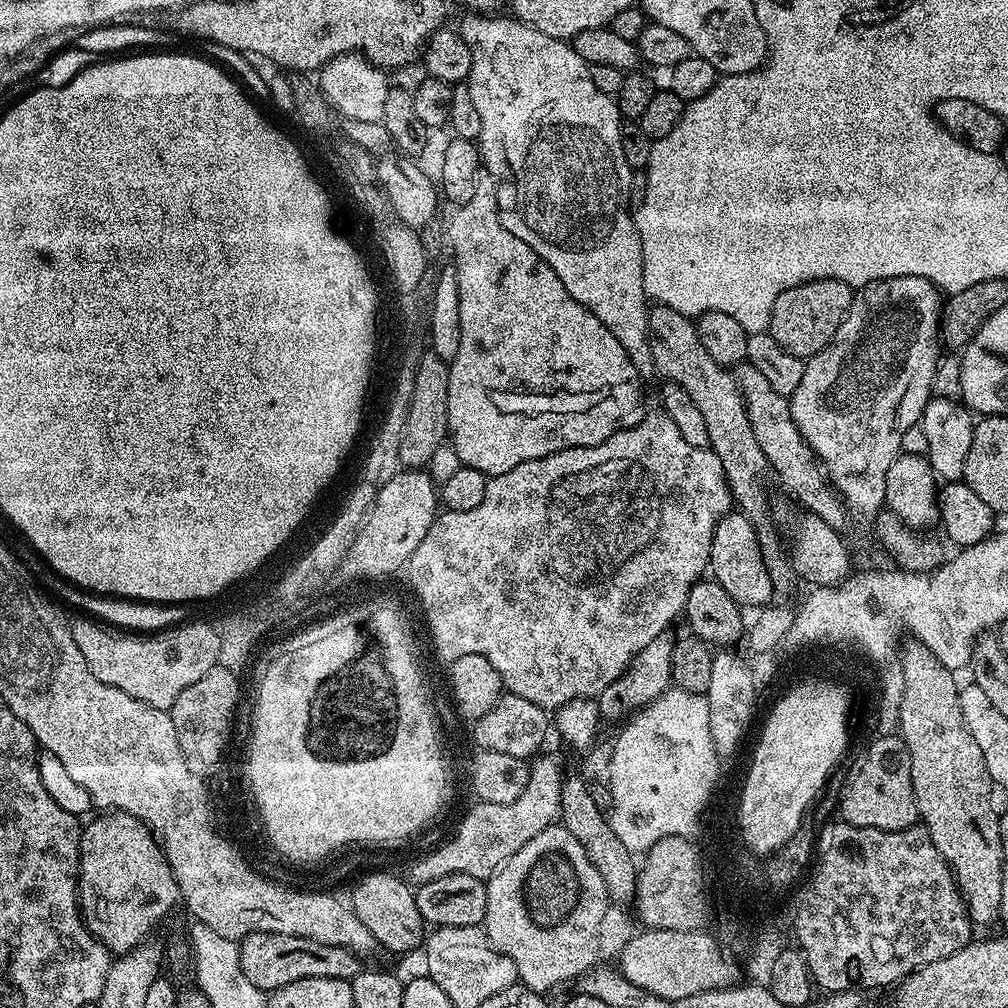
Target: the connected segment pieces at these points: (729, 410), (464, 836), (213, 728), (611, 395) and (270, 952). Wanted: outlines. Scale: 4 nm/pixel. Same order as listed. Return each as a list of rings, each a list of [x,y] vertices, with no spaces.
[[[656,304],[649,311],[650,330],[652,331],[652,353],[656,363],[657,373],[665,381],[682,386],[690,398],[694,398],[694,406],[702,410],[702,419],[706,422],[706,430],[710,430],[710,442],[708,447],[714,454],[718,454],[718,462],[722,462],[722,470],[728,479],[728,485],[732,491],[733,501],[752,519],[756,525],[756,539],[758,541],[758,551],[762,557],[763,563],[772,566],[775,560],[785,559],[786,548],[780,545],[780,540],[776,537],[776,532],[771,528],[772,516],[768,513],[768,484],[764,479],[769,478],[770,469],[766,456],[758,446],[758,441],[754,438],[753,427],[750,424],[750,418],[747,414],[747,404],[744,401],[744,395],[740,392],[740,387],[736,381],[735,375],[729,369],[724,368],[710,354],[706,354],[706,346],[696,333],[696,325],[689,317],[678,314],[676,310],[670,310],[665,304]]]
[[[541,755],[531,761],[528,770],[526,790],[514,802],[509,804],[477,803],[468,813],[463,813],[464,826],[459,835],[455,835],[448,847],[437,856],[425,860],[416,868],[416,882],[425,884],[434,878],[446,878],[446,874],[470,874],[487,878],[496,871],[530,838],[534,838],[542,830],[557,823],[560,815],[560,795],[564,785],[565,773],[560,772],[560,764],[552,756]]]
[[[217,666],[212,668],[208,674],[202,676],[202,678],[198,679],[198,682],[191,684],[191,686],[187,686],[186,690],[182,692],[174,702],[172,708],[170,709],[170,715],[172,721],[174,722],[174,734],[178,734],[178,746],[182,746],[182,754],[186,758],[186,762],[190,766],[190,770],[197,774],[205,774],[204,772],[208,772],[211,768],[219,769],[221,767],[220,761],[217,759],[220,756],[220,750],[224,747],[224,740],[227,740],[228,733],[228,723],[231,720],[232,715],[232,705],[235,704],[236,701],[236,679],[232,678],[230,674],[230,670],[228,666]]]
[[[481,170],[474,190],[474,198],[470,202],[459,205],[456,221],[452,224],[452,248],[456,251],[454,267],[458,278],[458,300],[462,314],[462,342],[458,346],[458,354],[450,362],[450,394],[448,430],[450,443],[455,448],[461,465],[474,470],[482,470],[485,476],[491,478],[498,474],[506,474],[506,470],[514,470],[522,462],[530,462],[534,458],[546,458],[555,452],[571,448],[589,448],[606,442],[615,432],[633,428],[646,415],[644,408],[644,392],[640,389],[642,377],[640,372],[630,362],[622,342],[586,310],[562,286],[558,274],[549,266],[538,253],[530,250],[522,238],[514,238],[506,226],[500,221],[500,207],[496,197],[497,181],[488,171]]]
[[[255,932],[245,936],[239,945],[240,965],[246,978],[268,994],[290,982],[298,982],[298,978],[342,978],[352,981],[362,970],[361,957],[351,948],[326,946],[326,942],[314,942],[294,934]]]

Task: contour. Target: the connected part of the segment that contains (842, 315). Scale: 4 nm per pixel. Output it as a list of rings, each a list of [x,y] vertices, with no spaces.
[[[812,280],[809,284],[799,284],[782,294],[778,294],[778,302],[774,302],[770,331],[775,340],[790,354],[807,358],[816,356],[838,334],[838,328],[846,318],[852,305],[853,288],[841,280]]]

